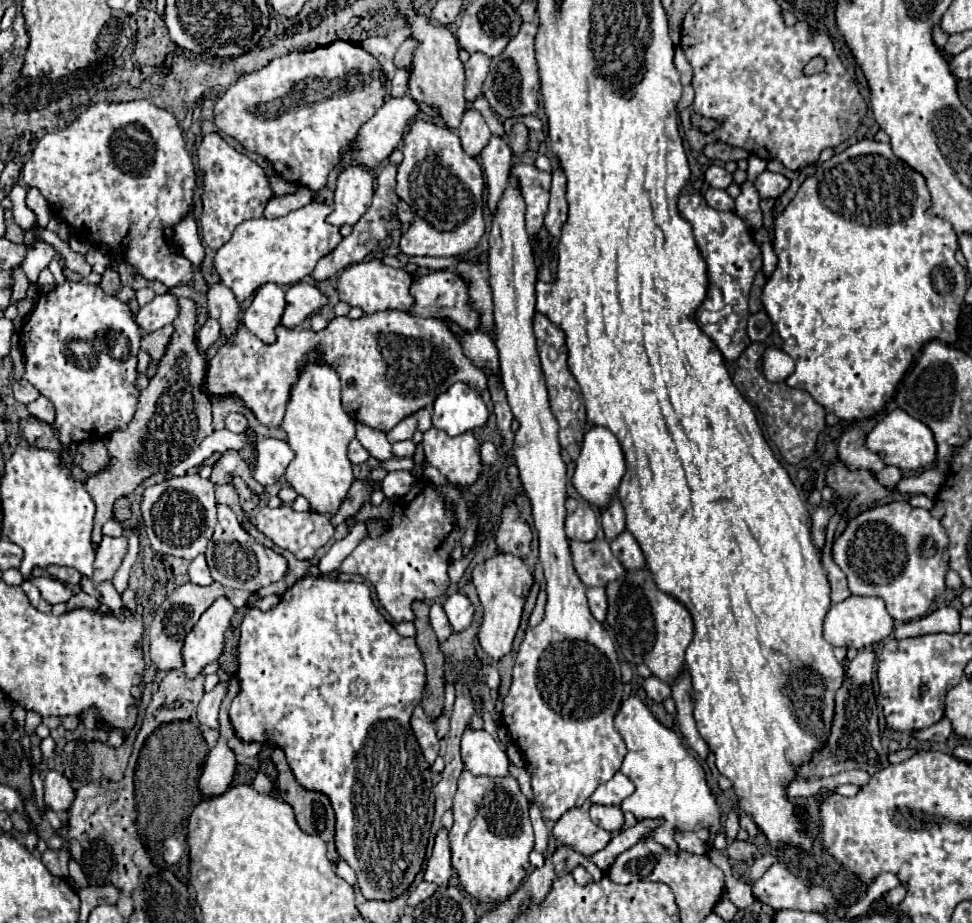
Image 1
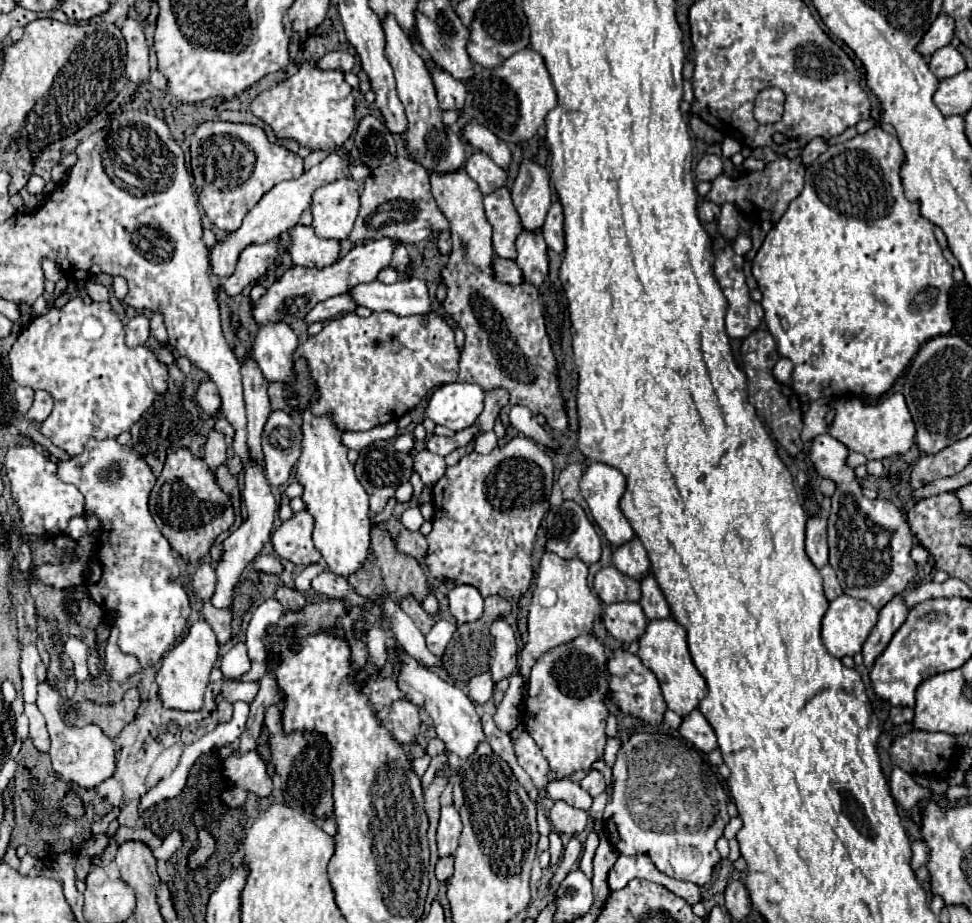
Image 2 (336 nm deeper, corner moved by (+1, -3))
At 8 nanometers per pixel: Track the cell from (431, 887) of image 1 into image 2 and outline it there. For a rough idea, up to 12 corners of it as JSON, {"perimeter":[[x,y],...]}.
{"perimeter":[[453,856],[439,858],[435,874],[445,882],[453,874]]}

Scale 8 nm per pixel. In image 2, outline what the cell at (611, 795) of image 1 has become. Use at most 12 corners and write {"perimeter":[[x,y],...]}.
{"perimeter":[[591,772],[581,780],[593,798],[605,790],[603,774]]}

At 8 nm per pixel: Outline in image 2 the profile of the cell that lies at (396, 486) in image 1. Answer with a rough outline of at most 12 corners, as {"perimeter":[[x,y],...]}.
{"perimeter":[[415,454],[415,472],[423,484],[433,486],[445,472],[439,454]]}

